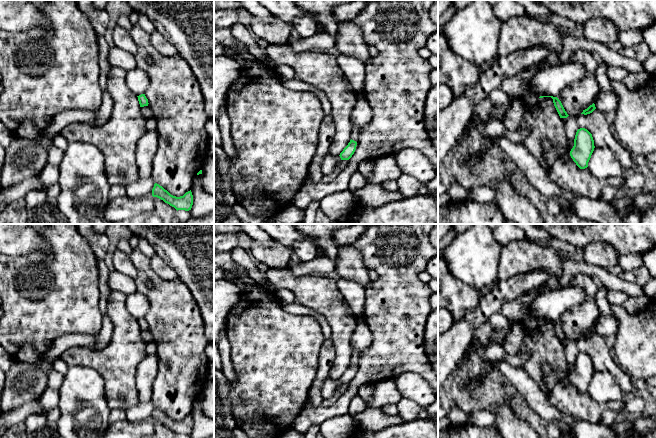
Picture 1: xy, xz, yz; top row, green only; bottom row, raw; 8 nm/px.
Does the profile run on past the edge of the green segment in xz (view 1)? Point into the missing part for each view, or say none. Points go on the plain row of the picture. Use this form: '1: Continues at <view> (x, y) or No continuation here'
1: No continuation here

